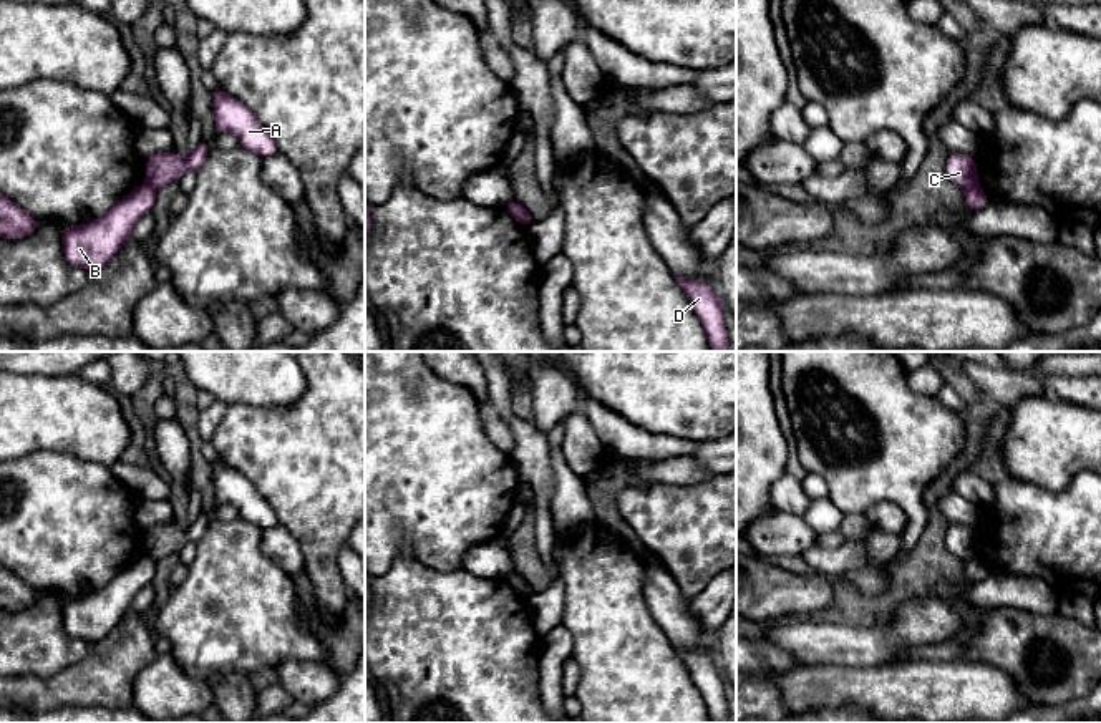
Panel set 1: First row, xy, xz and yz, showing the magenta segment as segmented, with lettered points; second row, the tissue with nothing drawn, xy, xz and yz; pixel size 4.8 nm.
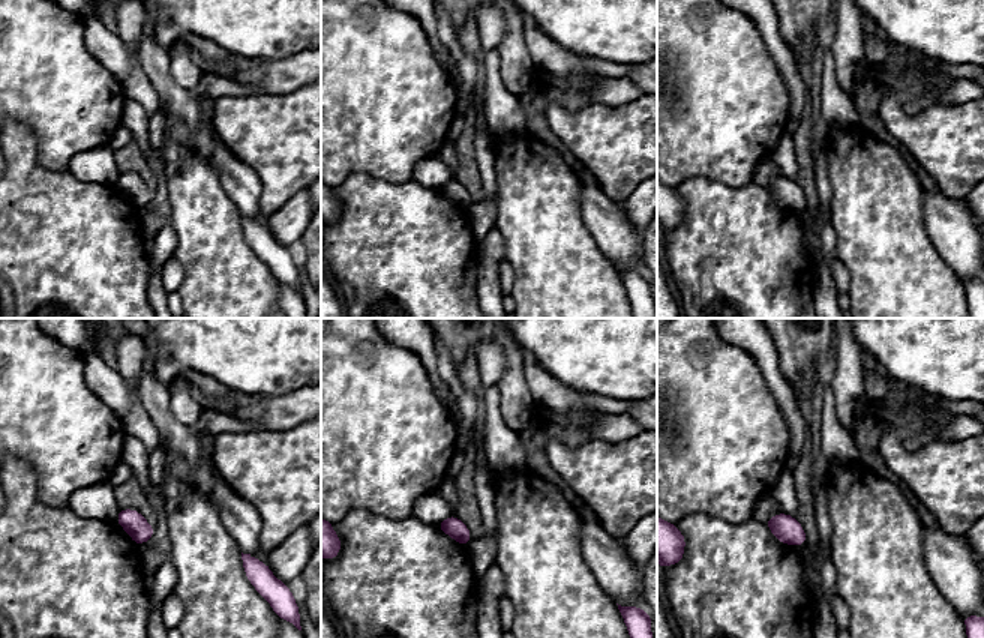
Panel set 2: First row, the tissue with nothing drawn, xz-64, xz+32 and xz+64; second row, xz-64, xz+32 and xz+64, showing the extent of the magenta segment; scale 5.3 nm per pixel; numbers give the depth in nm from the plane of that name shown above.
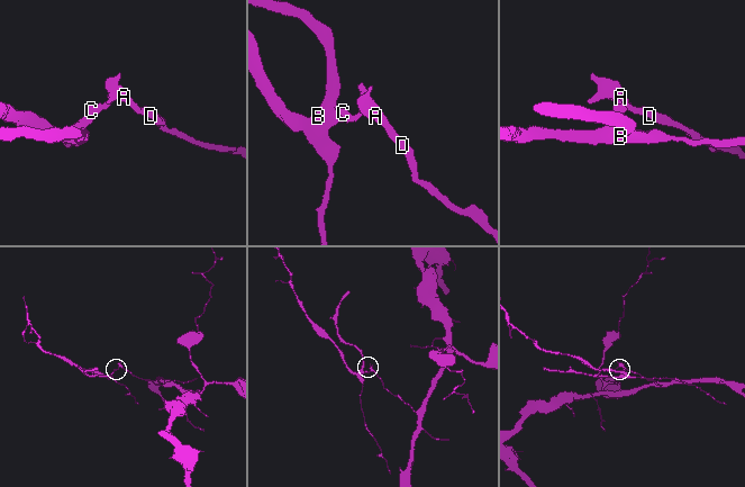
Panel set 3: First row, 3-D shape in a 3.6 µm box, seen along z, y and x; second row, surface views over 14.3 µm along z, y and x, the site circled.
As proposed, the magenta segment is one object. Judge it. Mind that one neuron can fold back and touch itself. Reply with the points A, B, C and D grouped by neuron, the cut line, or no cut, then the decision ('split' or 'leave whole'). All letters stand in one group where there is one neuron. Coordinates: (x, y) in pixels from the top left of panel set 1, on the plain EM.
A C D / B | yz (979, 558), (969, 558), (964, 562) | split

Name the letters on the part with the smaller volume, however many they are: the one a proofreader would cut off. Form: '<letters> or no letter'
B

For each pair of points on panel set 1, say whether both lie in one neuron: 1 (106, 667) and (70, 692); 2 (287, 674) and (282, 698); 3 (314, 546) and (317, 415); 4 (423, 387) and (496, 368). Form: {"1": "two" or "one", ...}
{"1": "one", "2": "two", "3": "one", "4": "two"}

